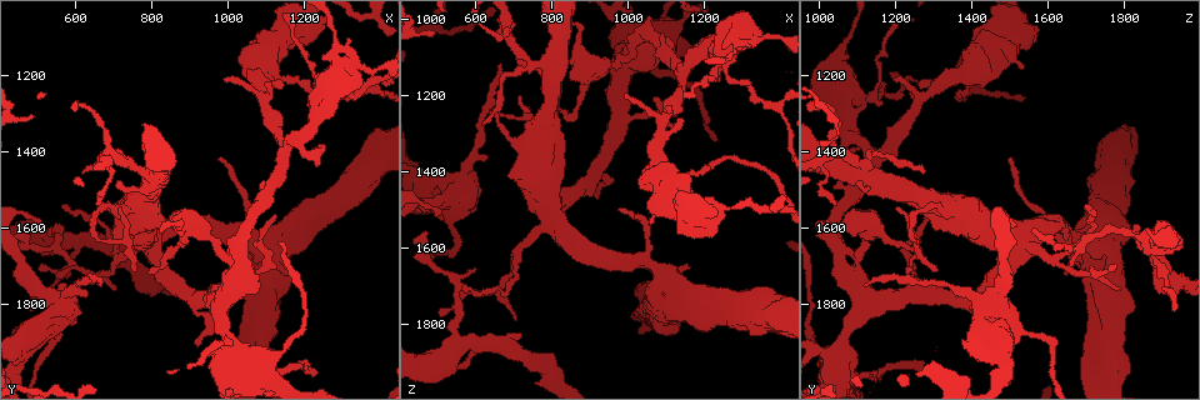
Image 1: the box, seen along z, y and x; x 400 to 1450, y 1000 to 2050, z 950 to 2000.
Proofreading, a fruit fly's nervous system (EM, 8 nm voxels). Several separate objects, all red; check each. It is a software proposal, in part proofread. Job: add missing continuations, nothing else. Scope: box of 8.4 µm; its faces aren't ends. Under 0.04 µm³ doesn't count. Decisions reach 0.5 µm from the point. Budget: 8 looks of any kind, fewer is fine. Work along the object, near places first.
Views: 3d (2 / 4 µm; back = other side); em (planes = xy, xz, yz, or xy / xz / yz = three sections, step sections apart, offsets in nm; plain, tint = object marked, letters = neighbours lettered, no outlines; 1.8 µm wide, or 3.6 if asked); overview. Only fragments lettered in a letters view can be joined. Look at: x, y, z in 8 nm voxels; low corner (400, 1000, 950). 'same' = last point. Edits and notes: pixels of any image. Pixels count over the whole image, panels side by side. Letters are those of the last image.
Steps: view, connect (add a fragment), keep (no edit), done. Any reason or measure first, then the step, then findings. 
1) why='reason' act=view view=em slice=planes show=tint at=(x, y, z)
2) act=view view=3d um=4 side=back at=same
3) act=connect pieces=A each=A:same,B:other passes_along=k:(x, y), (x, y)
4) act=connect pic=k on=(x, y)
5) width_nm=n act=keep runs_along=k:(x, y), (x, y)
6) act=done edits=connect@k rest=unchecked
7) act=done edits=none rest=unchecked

why='a narrow waist' act=view view=em um=3.6 slice=planes show=letters at=(545, 1635, 1865)

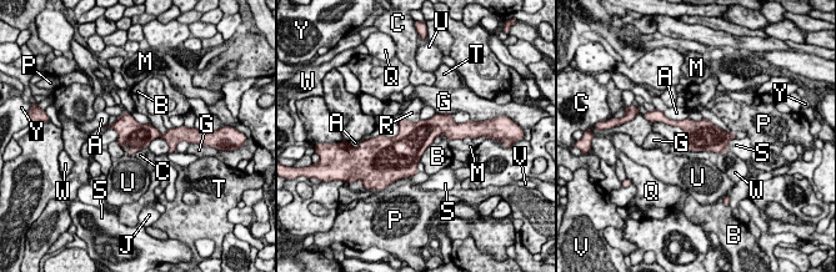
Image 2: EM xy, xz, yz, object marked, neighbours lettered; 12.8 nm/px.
act=keep each=A:other,B:other,C:other,G:other,J:other,M:other,P:other,Q:other,R:other,S:other,T:other,U:other,V:other,W:other,Y:other border=2:(146, 147), (161, 137), (170, 149) found='no lettered fragment goes on from it'

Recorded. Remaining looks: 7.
act=view view=em slice=planes show=letters at=(1265, 1245, 1075)

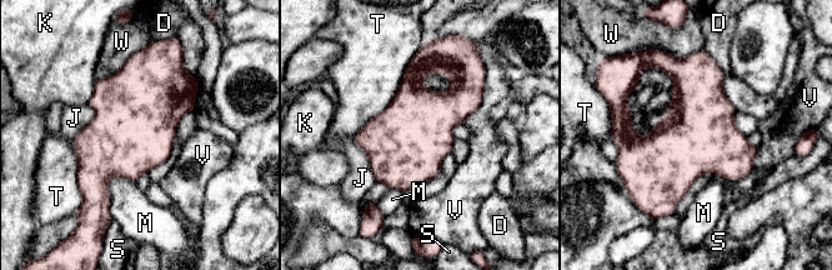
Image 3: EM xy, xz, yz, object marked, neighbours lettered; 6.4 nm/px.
act=keep each=D:other,J:other,K:other,M:other,S:other,T:other,V:other,W:other border=3:(136, 181), (109, 181), (111, 219) found='no lettered fragment goes on from it'

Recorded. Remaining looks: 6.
why='four-way junction' act=view view=em slice=planes show=letters at=(470, 1880, 1480)

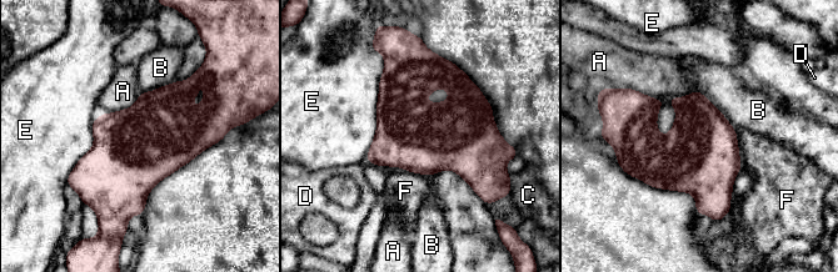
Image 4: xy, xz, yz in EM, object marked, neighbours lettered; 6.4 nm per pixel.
act=keep each=A:other,B:other,C:other,D:other,E:other,F:other border=4:(140, 92), (128, 107), (100, 115) found='none of them fits'

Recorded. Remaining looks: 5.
act=done edits=none rest=unchecked

